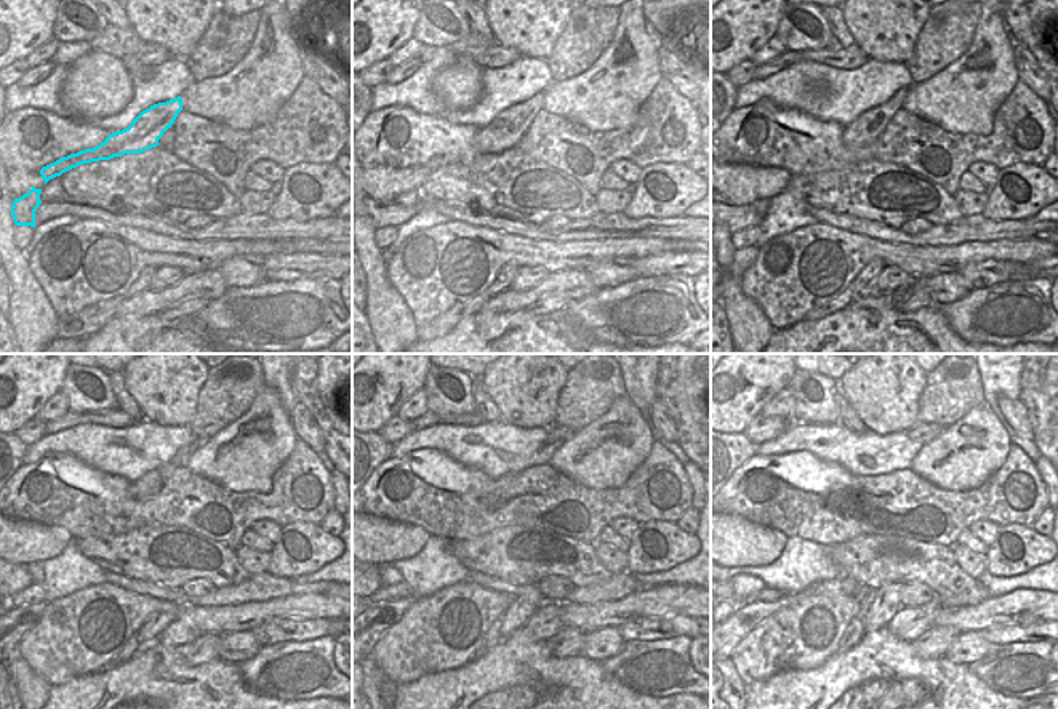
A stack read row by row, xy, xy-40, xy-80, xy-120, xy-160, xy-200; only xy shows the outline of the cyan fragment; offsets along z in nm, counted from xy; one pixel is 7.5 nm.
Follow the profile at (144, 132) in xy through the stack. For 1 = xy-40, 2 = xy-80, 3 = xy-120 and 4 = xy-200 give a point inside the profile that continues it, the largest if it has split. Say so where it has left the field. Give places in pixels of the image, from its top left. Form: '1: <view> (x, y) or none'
1: xy-40 (504, 132)
2: xy-80 (869, 125)
3: xy-120 (149, 485)
4: xy-200 (921, 432)

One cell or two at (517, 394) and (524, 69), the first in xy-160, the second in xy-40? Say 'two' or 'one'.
two

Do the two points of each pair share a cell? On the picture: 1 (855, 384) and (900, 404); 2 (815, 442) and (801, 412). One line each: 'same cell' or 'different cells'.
1: same cell
2: different cells

